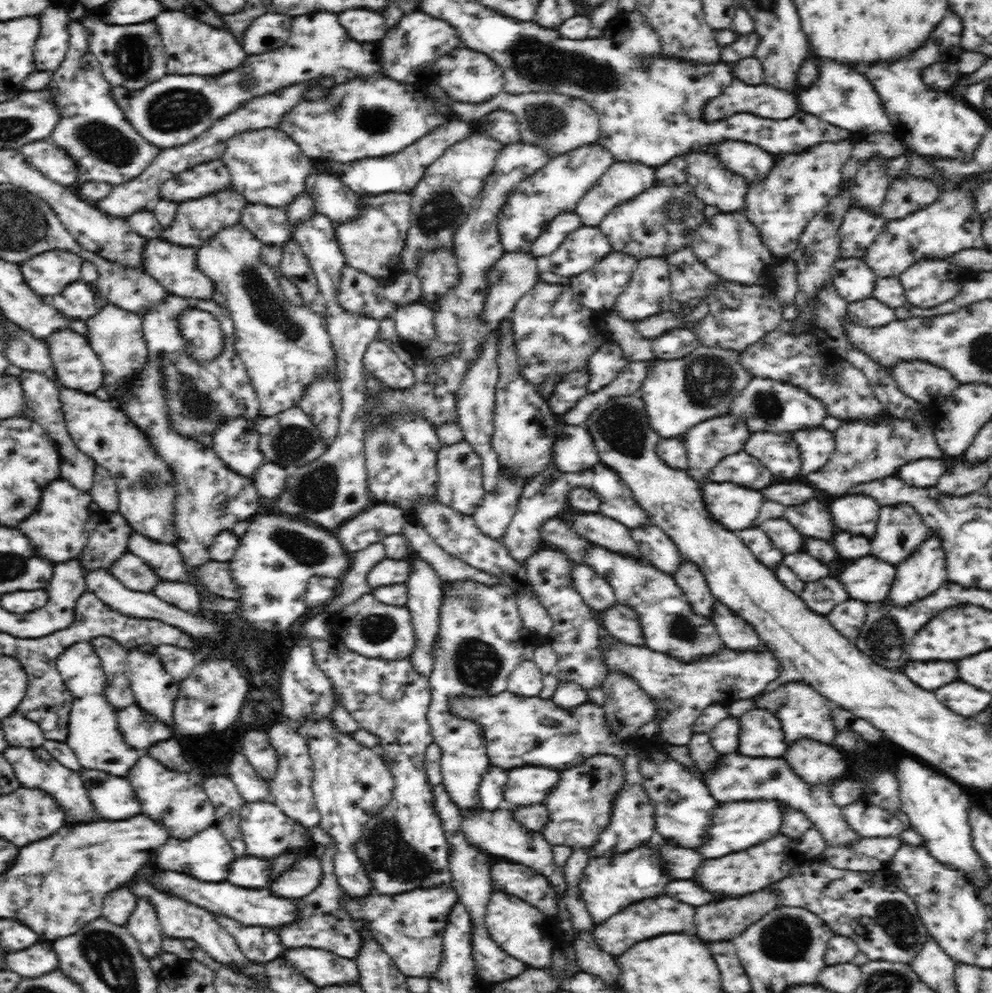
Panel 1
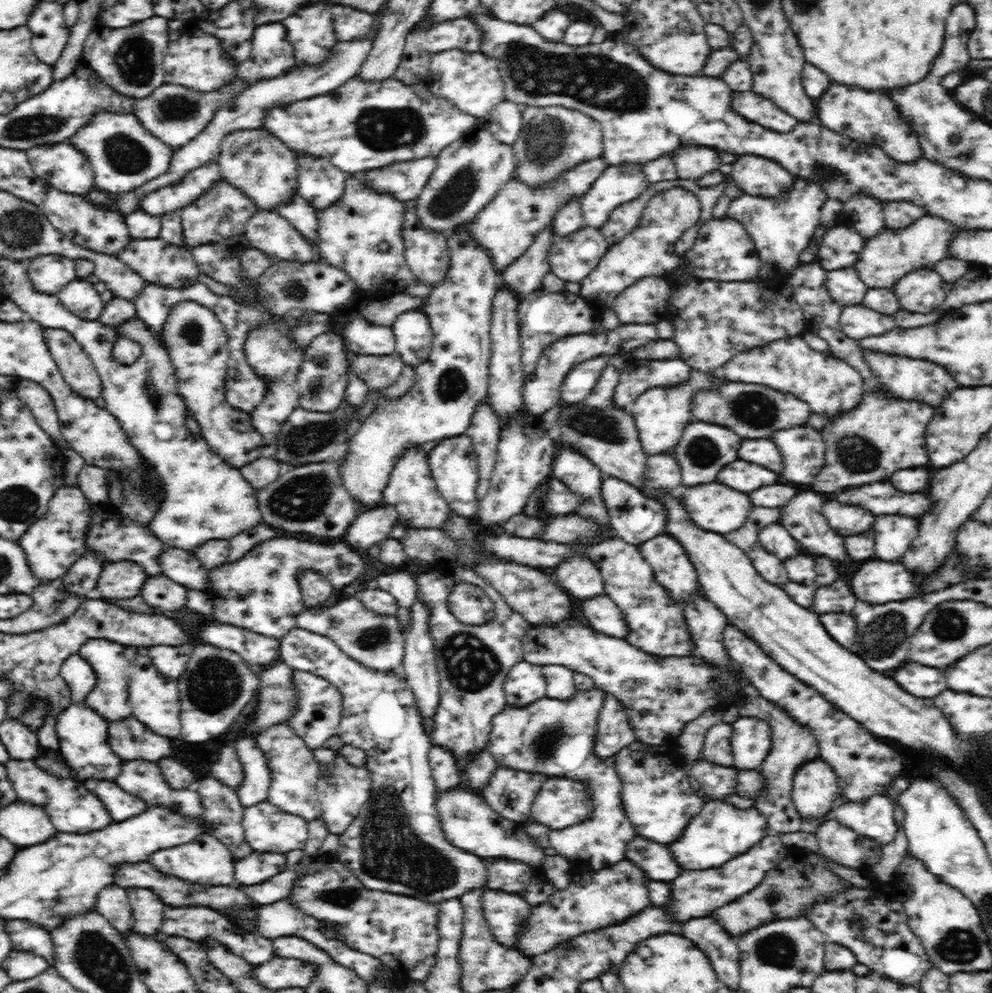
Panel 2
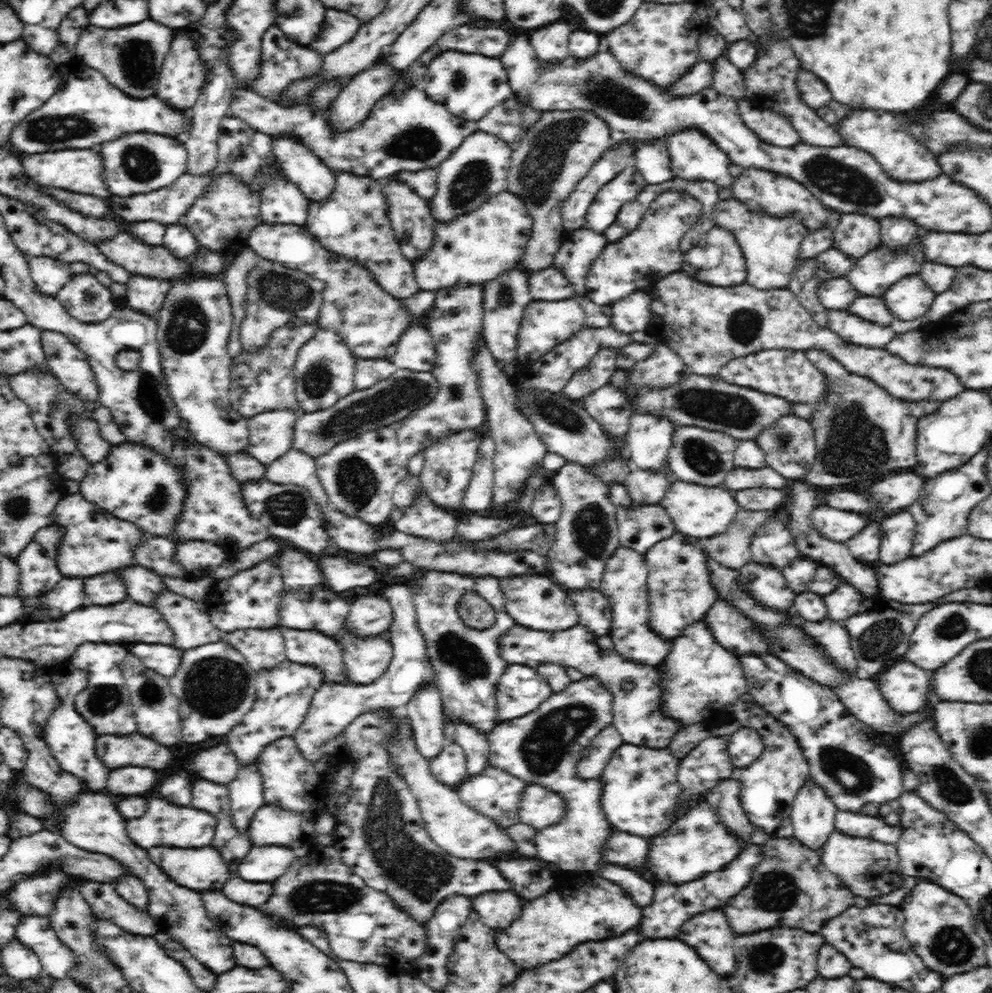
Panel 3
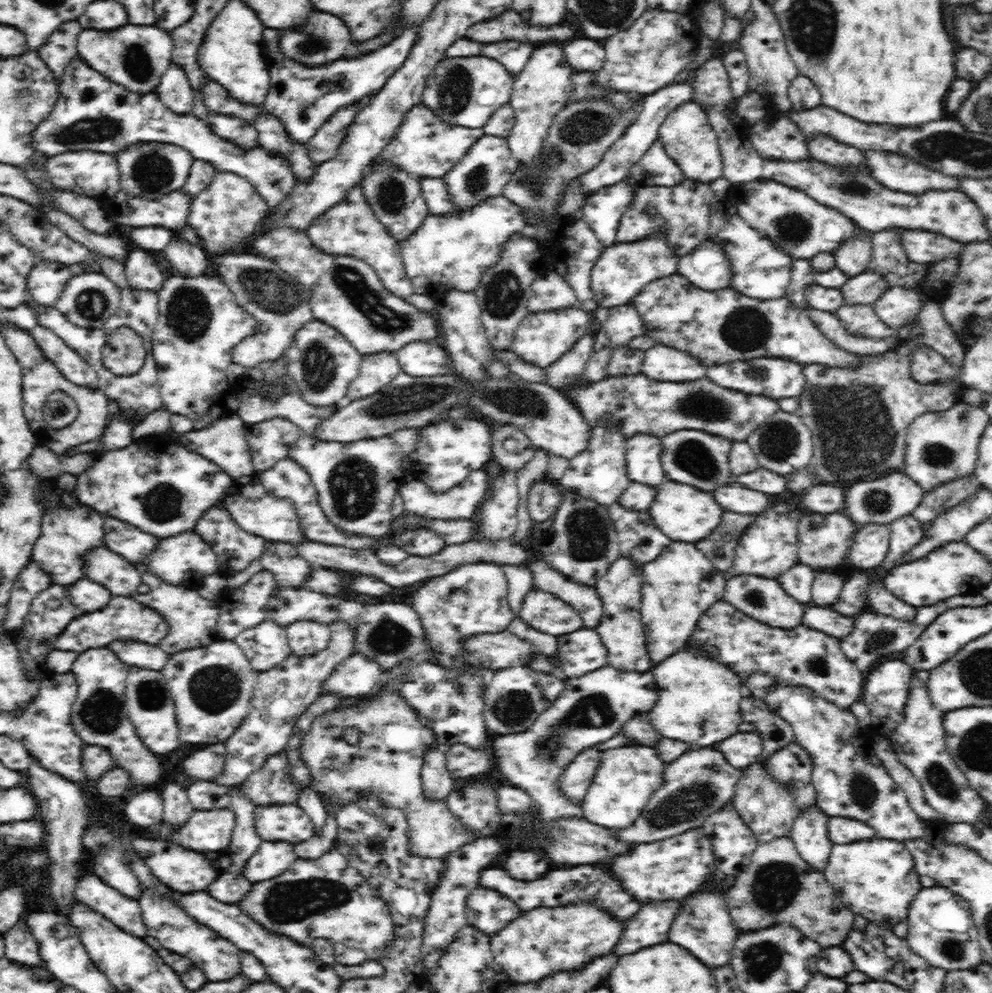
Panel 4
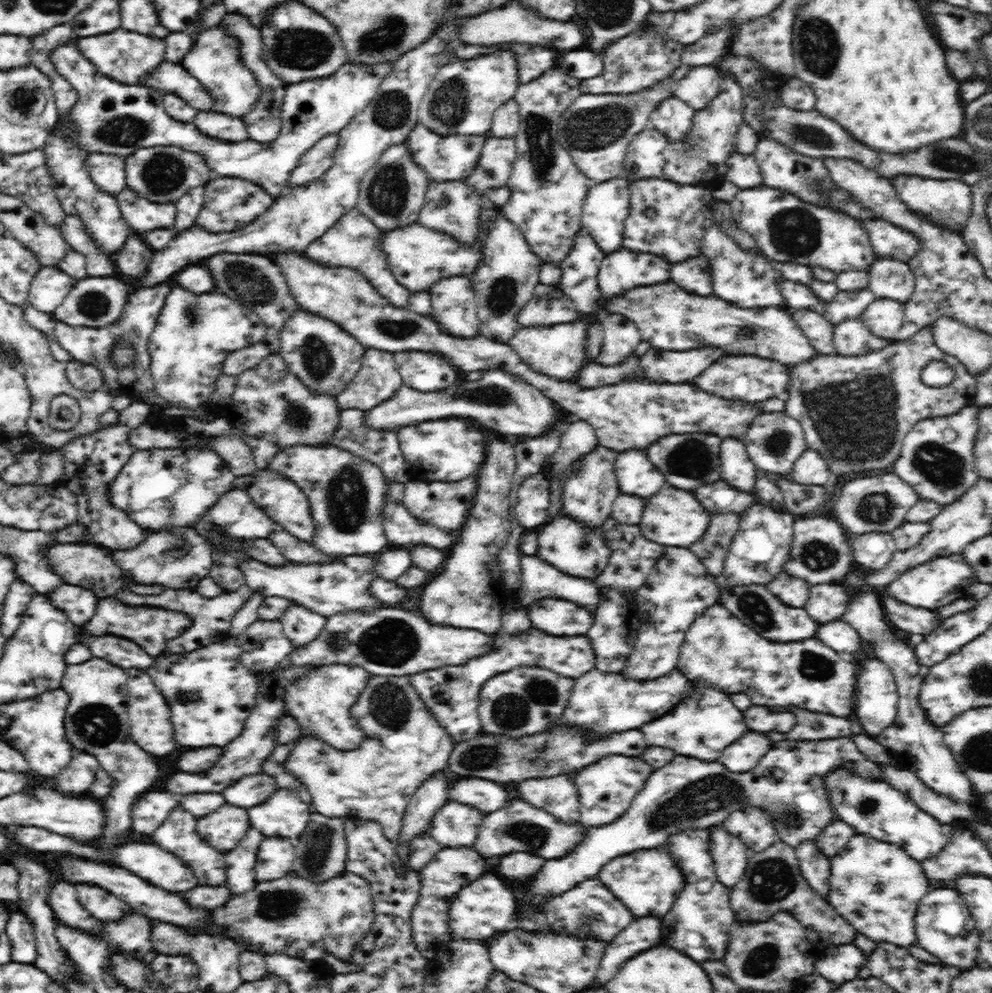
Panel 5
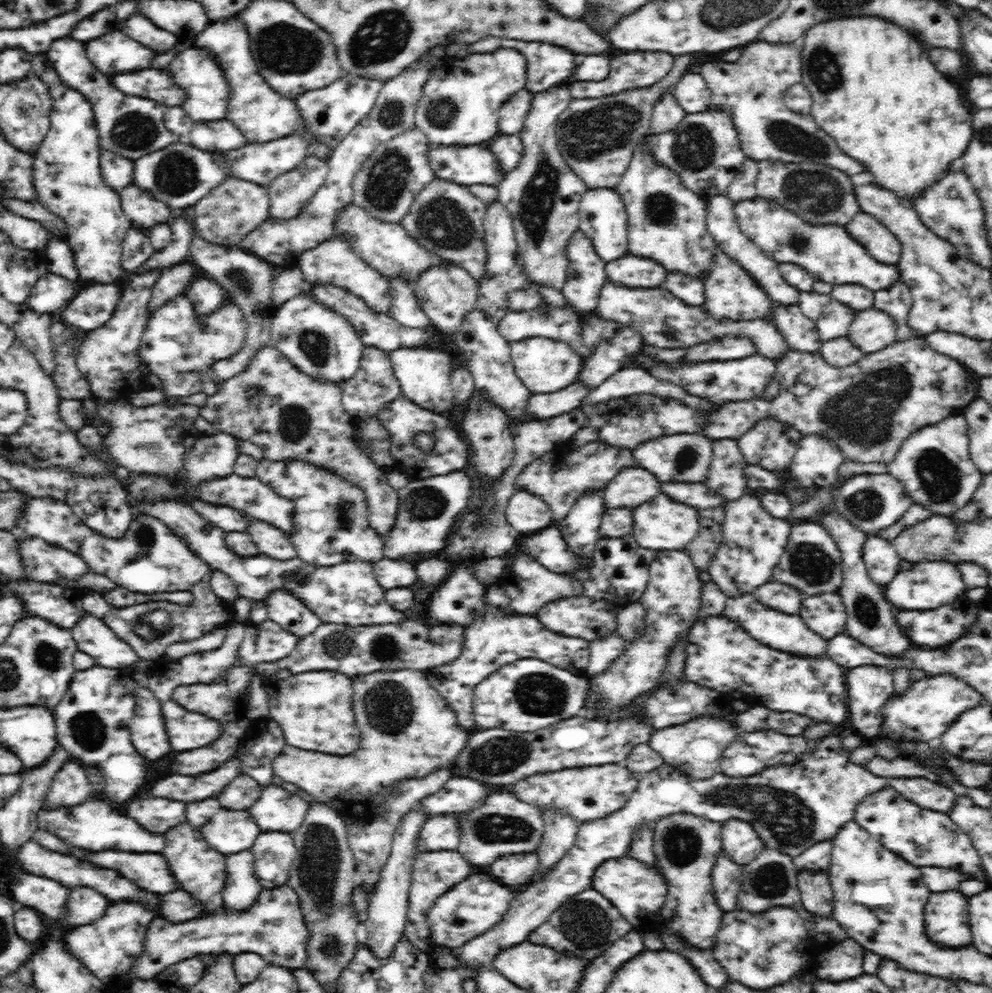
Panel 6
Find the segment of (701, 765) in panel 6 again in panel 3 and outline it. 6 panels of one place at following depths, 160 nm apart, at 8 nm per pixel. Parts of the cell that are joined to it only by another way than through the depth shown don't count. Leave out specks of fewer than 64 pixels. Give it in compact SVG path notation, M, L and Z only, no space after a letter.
M704 620L690 623L681 632L681 635L675 638L672 644L671 652L658 666L660 672L660 690L663 690L663 696L660 698L660 710L663 710L663 714L666 714L668 717L672 717L674 721L680 721L680 730L682 730L682 728L686 728L688 725L696 723L702 723L702 727L704 727L706 730L709 730L717 724L726 723L728 720L732 720L734 717L733 705L744 693L747 692L746 677L739 658L737 658L736 655L732 654L728 650L725 650L724 646L720 645L720 642L715 640L714 635L712 635L712 630L708 629L708 624Z

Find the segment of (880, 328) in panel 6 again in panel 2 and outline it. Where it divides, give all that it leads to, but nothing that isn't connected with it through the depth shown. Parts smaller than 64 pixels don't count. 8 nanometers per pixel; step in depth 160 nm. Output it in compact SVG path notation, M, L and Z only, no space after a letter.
M932 268L909 272L892 287L900 308L908 312L928 314L942 304L953 289L953 283L944 281Z

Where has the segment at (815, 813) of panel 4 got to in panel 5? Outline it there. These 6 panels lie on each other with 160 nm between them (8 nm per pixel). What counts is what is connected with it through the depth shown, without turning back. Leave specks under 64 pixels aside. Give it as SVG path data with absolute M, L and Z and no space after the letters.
M802 841L795 851L804 879L820 897L827 900L831 873L830 859L818 851L814 841Z

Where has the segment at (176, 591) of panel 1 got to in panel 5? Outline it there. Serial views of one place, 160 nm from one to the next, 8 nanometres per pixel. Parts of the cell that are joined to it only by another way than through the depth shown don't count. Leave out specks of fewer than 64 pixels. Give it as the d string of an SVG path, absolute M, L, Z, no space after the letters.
M56 546L52 558L56 558L56 570L64 570L68 578L64 584L90 590L100 598L114 596L126 586L114 560L95 546Z

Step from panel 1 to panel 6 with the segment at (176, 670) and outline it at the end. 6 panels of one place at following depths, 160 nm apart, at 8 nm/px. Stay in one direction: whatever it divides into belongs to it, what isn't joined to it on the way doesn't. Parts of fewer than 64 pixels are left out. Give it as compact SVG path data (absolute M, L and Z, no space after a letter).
M86 612L70 629L78 652L94 658L97 666L123 670L138 660L136 652L128 644L116 638L108 626Z

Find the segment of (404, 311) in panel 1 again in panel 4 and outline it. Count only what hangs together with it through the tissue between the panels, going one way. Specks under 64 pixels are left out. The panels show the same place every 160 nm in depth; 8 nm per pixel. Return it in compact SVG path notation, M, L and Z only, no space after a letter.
M416 341L403 346L395 353L401 370L406 374L415 377L456 374L451 358L437 345Z

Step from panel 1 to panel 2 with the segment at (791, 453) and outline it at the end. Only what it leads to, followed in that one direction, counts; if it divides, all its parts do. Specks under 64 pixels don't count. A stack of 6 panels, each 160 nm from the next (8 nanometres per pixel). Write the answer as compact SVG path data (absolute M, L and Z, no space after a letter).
M772 438L743 439L738 450L740 460L752 462L772 470L772 472L782 472L782 456L776 448L776 442Z

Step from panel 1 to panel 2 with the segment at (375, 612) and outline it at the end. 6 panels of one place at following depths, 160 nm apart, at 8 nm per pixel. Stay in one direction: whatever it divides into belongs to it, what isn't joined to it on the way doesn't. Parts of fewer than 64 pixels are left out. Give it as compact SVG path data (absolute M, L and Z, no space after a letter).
M360 599L336 600L338 604L324 608L310 608L303 604L303 610L296 618L296 626L331 638L352 660L376 671L398 671L403 665L405 654L405 634L395 615L380 617L372 610L364 609Z

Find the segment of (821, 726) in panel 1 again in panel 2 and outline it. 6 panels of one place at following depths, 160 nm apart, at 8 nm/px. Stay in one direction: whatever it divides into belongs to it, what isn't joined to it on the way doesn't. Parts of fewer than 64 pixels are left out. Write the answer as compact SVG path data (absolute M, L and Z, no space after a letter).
M743 684L741 691L736 694L734 701L740 717L754 717L763 719L770 725L772 748L768 752L768 756L764 758L758 771L762 773L762 784L756 790L752 800L752 807L766 817L769 830L775 834L786 834L786 832L798 832L802 826L802 818L798 811L794 809L791 800L791 792L793 789L793 778L796 771L807 762L818 757L818 743L816 738L812 737L812 732L807 726L800 725L800 722L794 721L790 715L776 703L764 699L758 689L751 684Z

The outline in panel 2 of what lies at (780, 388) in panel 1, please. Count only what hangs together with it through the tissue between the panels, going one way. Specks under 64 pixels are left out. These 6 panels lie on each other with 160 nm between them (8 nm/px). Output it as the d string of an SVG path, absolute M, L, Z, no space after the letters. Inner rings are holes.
M720 382L711 389L696 390L691 403L692 420L724 426L743 439L769 438L778 430L806 425L810 406L802 399L760 383ZM718 392L718 394L702 394Z

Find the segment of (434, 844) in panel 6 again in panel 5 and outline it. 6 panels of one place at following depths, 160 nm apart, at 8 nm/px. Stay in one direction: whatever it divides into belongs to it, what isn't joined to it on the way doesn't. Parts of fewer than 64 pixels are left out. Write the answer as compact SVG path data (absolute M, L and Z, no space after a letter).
M447 802L440 810L435 812L432 822L427 828L427 834L432 836L434 841L438 841L442 848L444 847L472 847L476 840L476 830L486 813L467 806L467 804L459 802Z

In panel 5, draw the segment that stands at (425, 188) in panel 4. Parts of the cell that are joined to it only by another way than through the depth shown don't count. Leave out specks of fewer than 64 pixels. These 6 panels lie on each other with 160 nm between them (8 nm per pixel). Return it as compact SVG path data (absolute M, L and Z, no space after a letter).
M430 181L429 190L416 222L428 229L443 231L456 241L470 246L477 241L480 234L480 210L484 210L480 202L484 202L484 198L468 187L464 181Z

